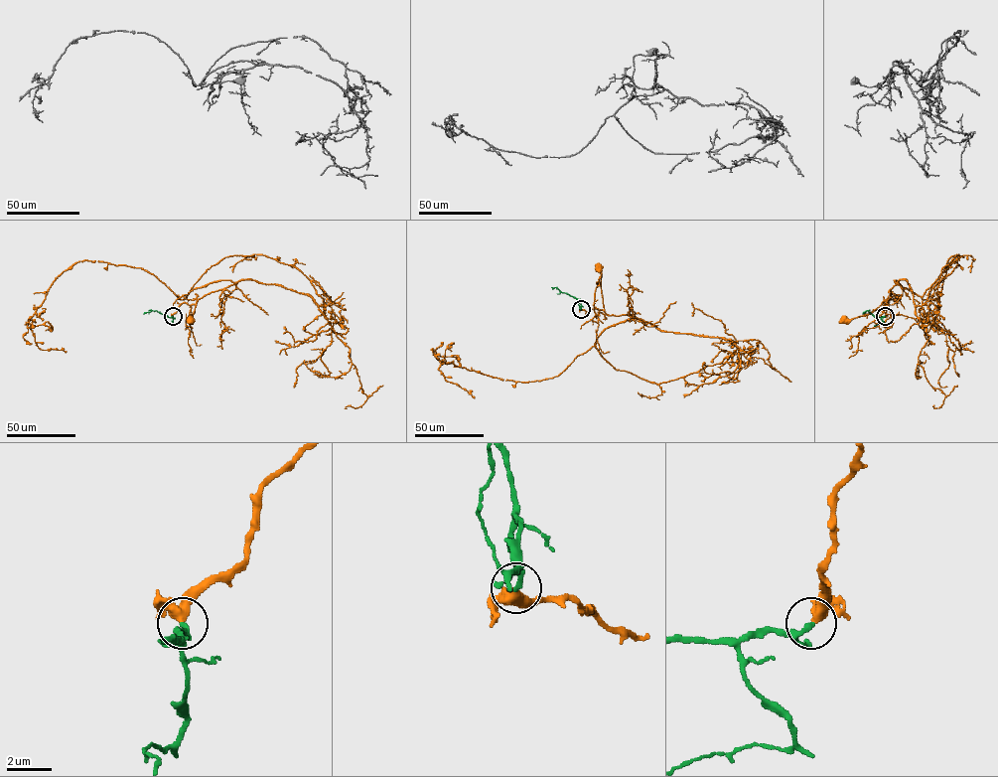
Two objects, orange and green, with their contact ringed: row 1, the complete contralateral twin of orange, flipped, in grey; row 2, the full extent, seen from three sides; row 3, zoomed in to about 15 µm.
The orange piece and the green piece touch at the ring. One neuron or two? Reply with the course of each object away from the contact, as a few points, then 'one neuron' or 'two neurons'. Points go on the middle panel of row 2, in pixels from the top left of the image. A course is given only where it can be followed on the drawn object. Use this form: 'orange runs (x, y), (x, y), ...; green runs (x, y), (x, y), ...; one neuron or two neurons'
orange runs (580, 309), (588, 312), (592, 308), (604, 309), (601, 272), (597, 268); green runs (580, 309), (578, 299), (551, 287); one neuron

